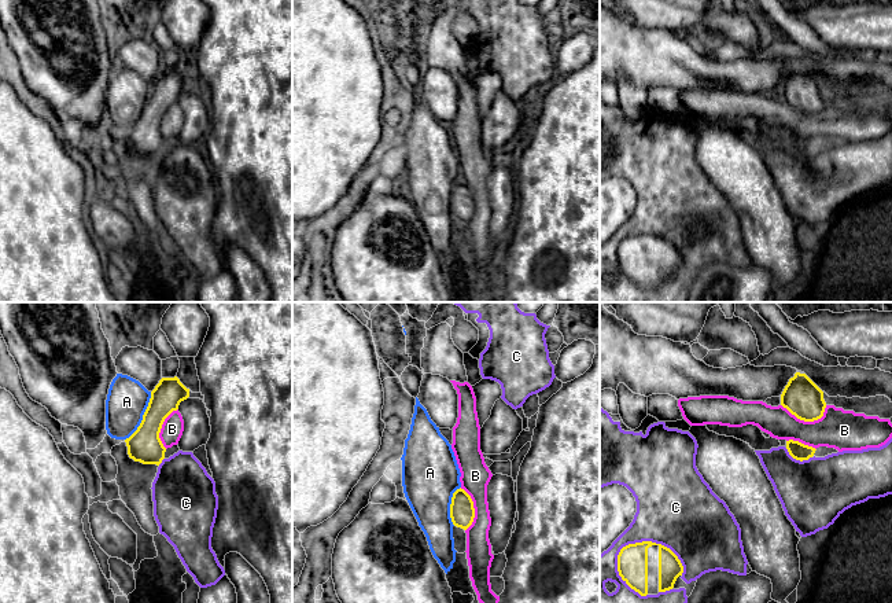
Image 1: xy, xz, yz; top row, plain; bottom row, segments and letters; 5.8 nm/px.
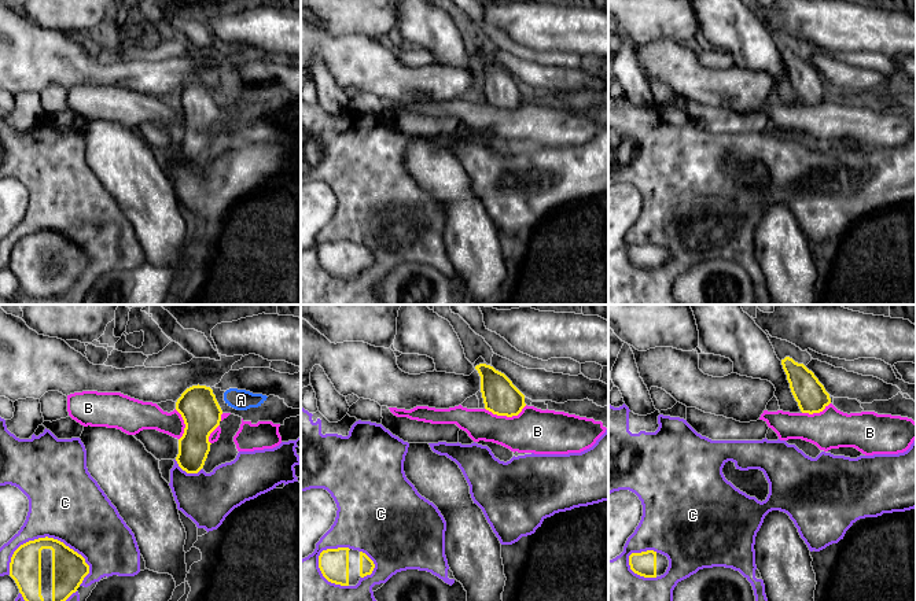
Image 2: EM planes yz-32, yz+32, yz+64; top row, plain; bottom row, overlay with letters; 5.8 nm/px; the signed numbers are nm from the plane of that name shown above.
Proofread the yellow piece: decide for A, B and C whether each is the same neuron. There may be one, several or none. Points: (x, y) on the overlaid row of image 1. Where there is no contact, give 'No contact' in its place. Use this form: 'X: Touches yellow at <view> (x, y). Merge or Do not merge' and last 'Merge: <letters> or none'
A: Touches yellow at xy (143, 416). Do not merge
B: Touches yellow at yz (806, 421). Do not merge
C: Touches yellow at yz (653, 543). Do not merge
Merge: none

